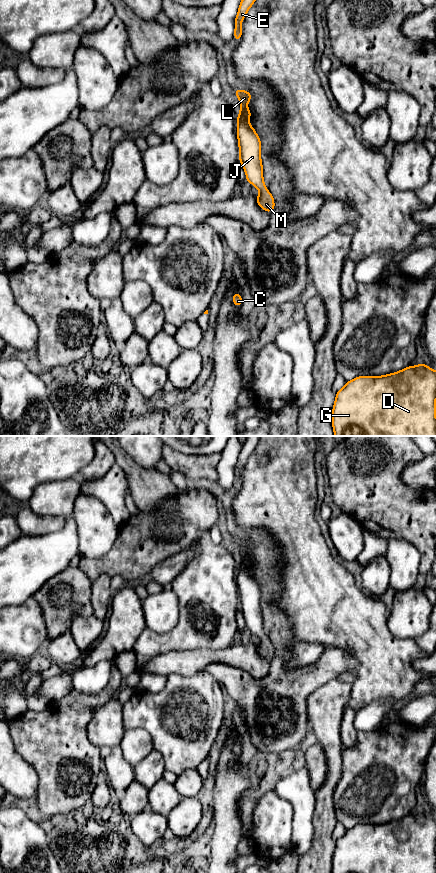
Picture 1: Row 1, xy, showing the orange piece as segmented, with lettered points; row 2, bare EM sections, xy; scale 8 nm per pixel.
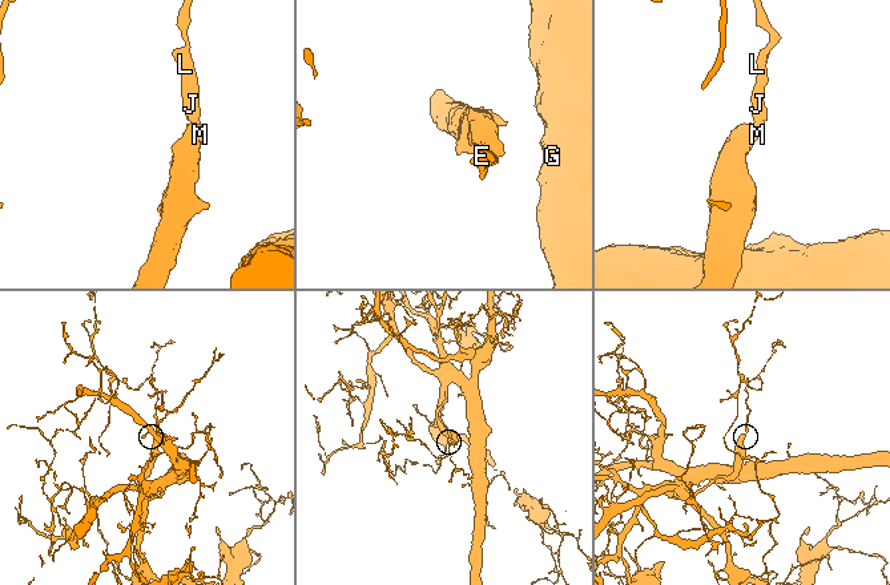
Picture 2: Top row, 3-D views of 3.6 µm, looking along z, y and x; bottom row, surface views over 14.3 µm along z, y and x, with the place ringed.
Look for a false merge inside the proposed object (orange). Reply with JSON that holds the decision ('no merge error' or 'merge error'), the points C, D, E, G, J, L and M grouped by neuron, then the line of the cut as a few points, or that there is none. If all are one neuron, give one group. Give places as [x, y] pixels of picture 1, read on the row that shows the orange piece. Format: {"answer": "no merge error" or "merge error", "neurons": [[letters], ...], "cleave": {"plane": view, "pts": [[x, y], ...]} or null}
{"answer": "no merge error", "neurons": [["C", "D", "E", "G", "J", "L", "M"]], "cleave": null}

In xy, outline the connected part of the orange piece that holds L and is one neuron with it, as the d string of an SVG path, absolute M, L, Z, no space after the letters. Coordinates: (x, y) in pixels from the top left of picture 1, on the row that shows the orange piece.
M233 90L241 103L240 113L237 118L237 137L239 145L239 161L246 173L246 180L259 189L257 204L267 212L275 208L274 198L266 189L263 180L263 167L261 162L261 141L255 129L249 124L249 117L252 113L247 103L252 99L247 91Z

